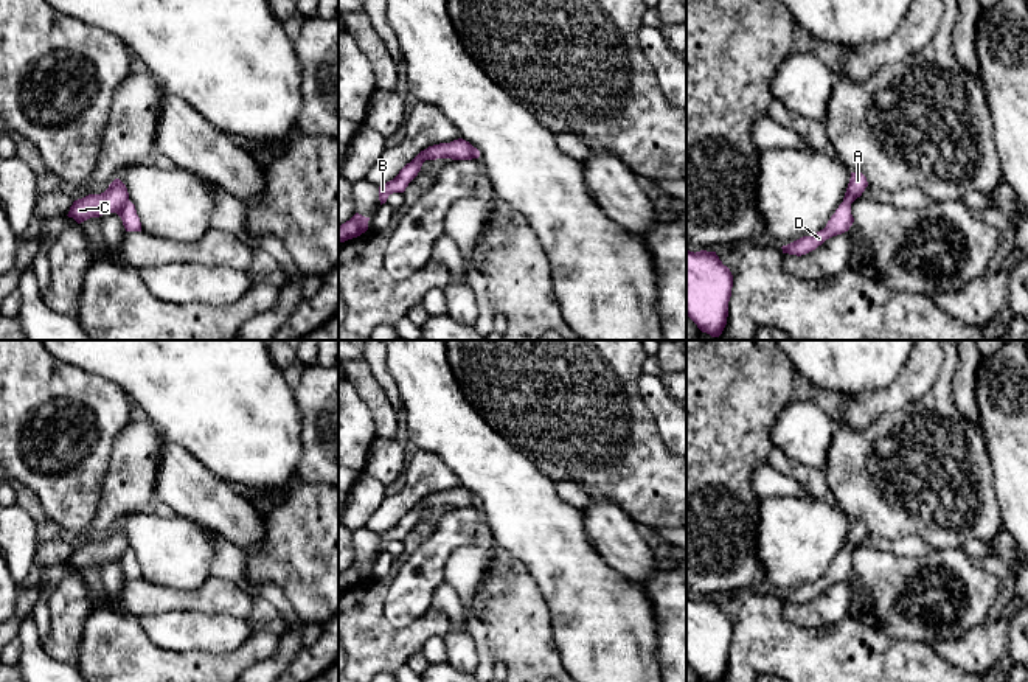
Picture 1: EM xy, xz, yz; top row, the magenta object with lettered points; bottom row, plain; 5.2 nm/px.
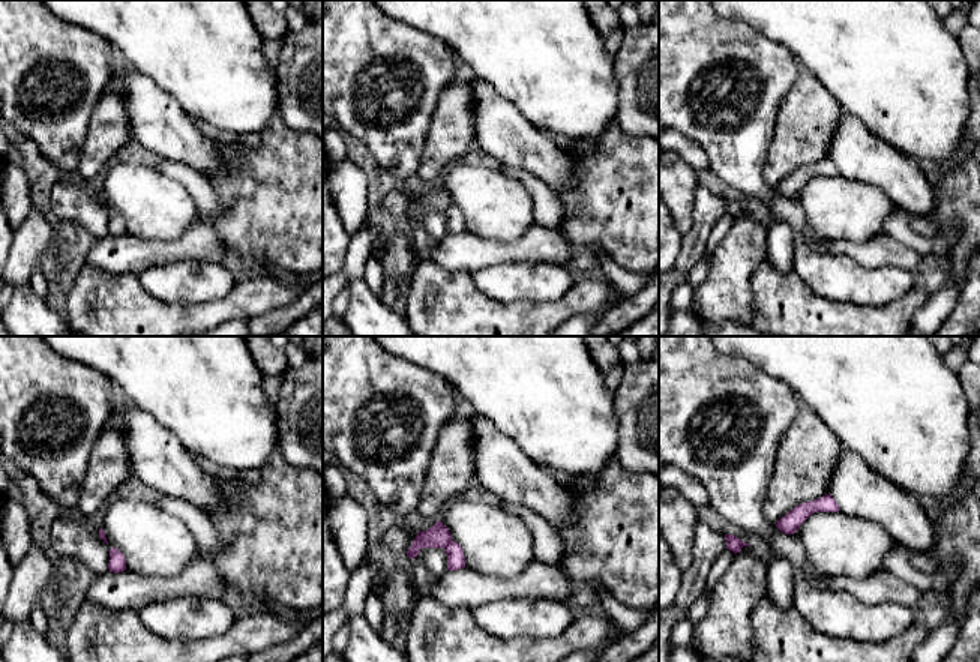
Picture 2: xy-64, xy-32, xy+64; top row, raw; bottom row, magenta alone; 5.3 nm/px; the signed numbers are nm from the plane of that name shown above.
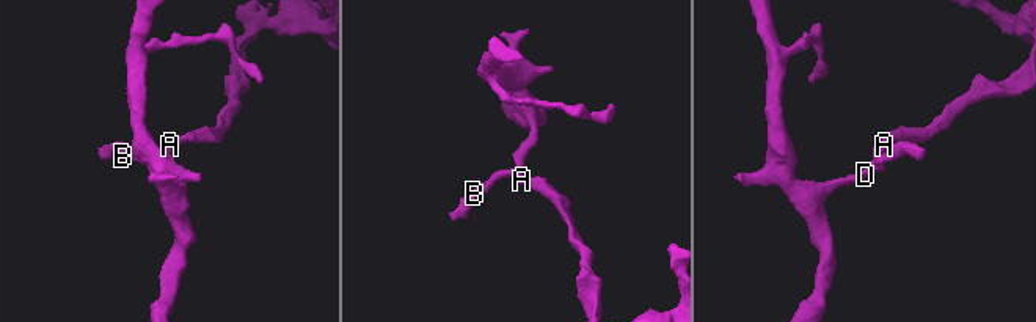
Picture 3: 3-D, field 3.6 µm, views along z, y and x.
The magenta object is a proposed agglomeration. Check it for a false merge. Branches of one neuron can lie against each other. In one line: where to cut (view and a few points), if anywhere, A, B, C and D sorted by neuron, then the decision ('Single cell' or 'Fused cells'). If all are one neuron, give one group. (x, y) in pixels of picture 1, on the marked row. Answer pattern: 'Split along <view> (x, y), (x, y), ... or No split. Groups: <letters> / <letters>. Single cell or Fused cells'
Split along xy (129, 201), (117, 213). Groups: A B C / D. Fused cells

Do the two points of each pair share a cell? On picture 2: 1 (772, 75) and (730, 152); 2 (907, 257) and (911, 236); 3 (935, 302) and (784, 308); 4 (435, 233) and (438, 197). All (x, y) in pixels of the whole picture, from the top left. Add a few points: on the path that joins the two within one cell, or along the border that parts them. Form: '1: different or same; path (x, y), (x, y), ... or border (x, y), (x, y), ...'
1: same; path (764, 95), (752, 119), (739, 132)
2: different; border (886, 233), (922, 255)
3: different; border (932, 294), (911, 320)
4: same; path (435, 224), (435, 206)

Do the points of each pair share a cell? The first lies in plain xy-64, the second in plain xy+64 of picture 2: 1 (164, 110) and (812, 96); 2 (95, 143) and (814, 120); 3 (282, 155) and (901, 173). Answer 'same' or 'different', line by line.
1: different
2: same
3: different

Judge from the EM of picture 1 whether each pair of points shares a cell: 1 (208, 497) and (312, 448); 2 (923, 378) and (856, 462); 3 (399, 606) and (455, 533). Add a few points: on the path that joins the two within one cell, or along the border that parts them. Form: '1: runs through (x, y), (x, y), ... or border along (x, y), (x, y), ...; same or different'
1: border along (302, 417), (302, 460), (295, 473); different
2: border along (929, 389), (915, 403), (879, 415), (867, 427); different
3: runs through (413, 588), (426, 574), (427, 561), (437, 552); same

